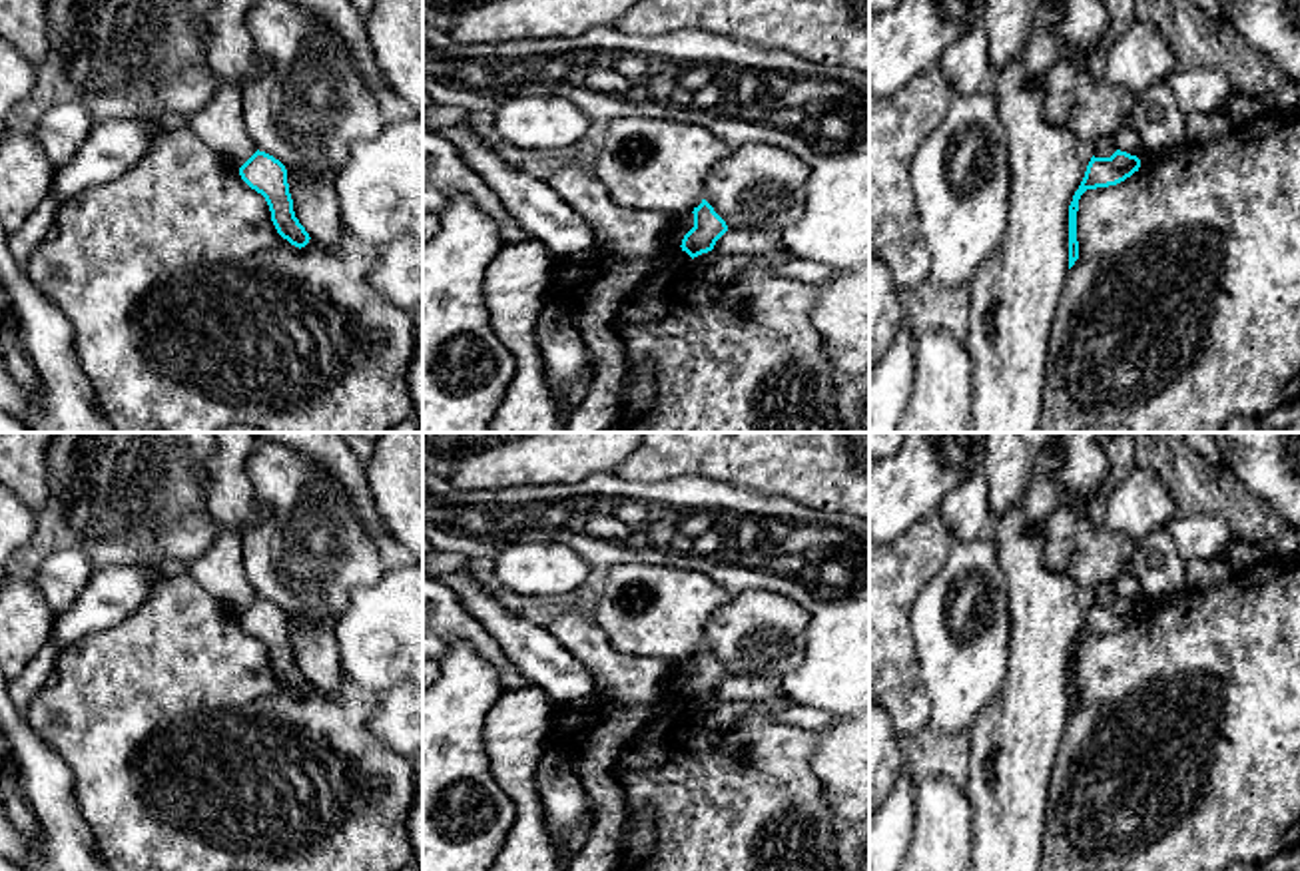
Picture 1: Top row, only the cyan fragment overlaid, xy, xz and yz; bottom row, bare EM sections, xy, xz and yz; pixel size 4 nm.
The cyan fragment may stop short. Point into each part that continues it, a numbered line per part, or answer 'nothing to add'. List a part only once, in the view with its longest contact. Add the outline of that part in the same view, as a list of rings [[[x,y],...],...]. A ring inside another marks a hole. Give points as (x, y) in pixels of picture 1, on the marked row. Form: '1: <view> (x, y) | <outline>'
nothing to add

